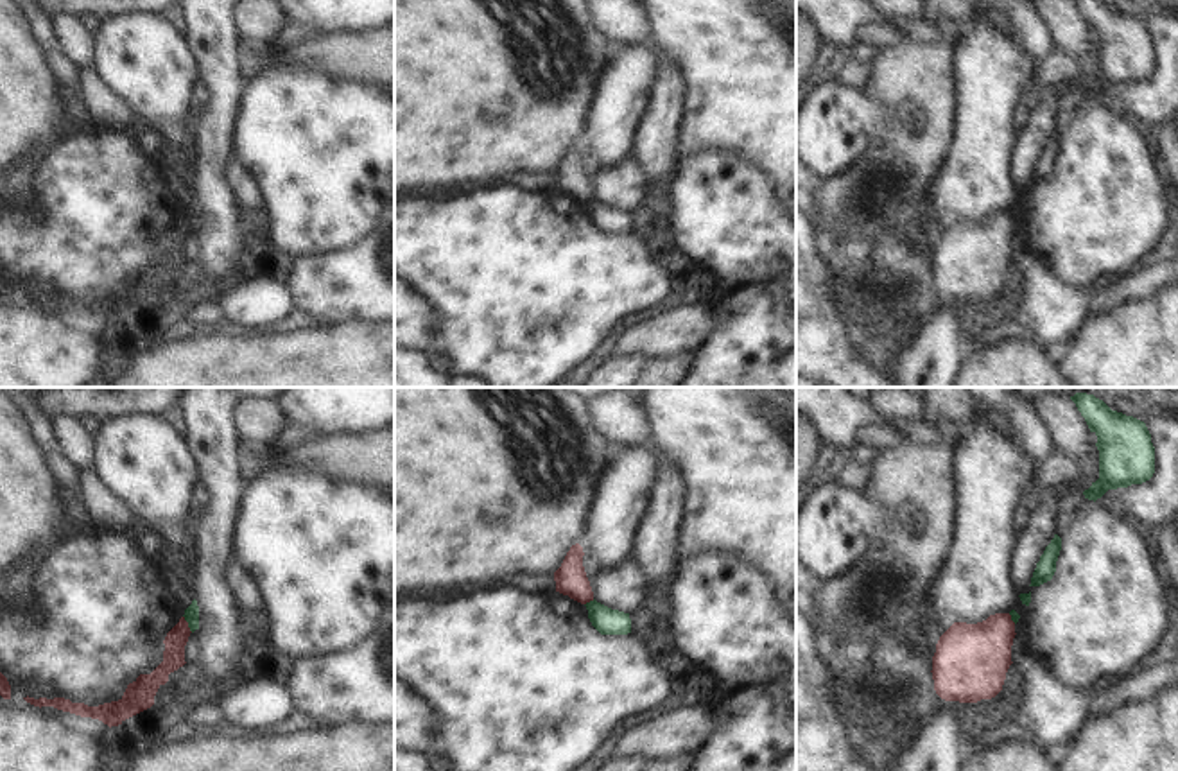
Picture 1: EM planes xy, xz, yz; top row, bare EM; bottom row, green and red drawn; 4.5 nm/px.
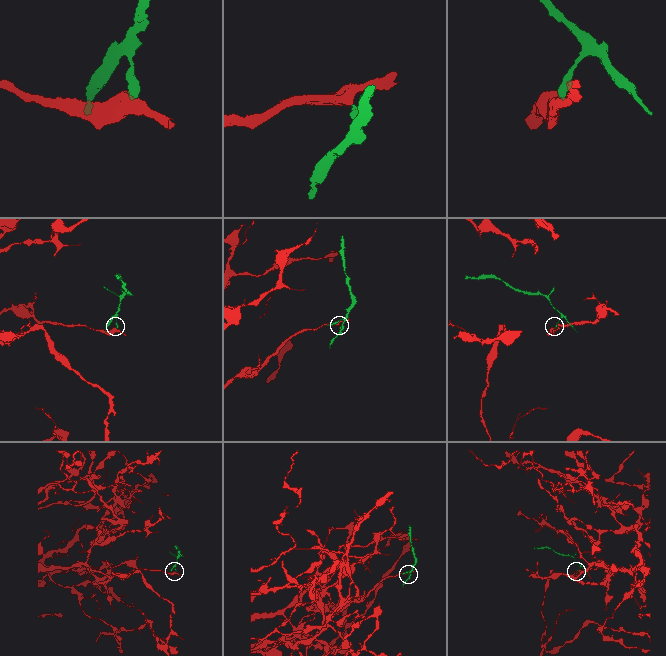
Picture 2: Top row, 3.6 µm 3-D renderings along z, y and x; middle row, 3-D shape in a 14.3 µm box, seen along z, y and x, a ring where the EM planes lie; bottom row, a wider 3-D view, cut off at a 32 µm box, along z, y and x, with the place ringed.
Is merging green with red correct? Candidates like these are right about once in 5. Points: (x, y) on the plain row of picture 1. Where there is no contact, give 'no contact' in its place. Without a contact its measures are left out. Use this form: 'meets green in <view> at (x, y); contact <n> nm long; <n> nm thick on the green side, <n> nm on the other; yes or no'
meets green in xy at (189, 223); contact 90 nm long; 70 nm thick on the green side, 100 nm on the other; no

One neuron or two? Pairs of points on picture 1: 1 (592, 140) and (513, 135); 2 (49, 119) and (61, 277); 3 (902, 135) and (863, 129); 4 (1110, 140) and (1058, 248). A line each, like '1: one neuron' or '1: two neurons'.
1: two neurons
2: two neurons
3: two neurons
4: one neuron

